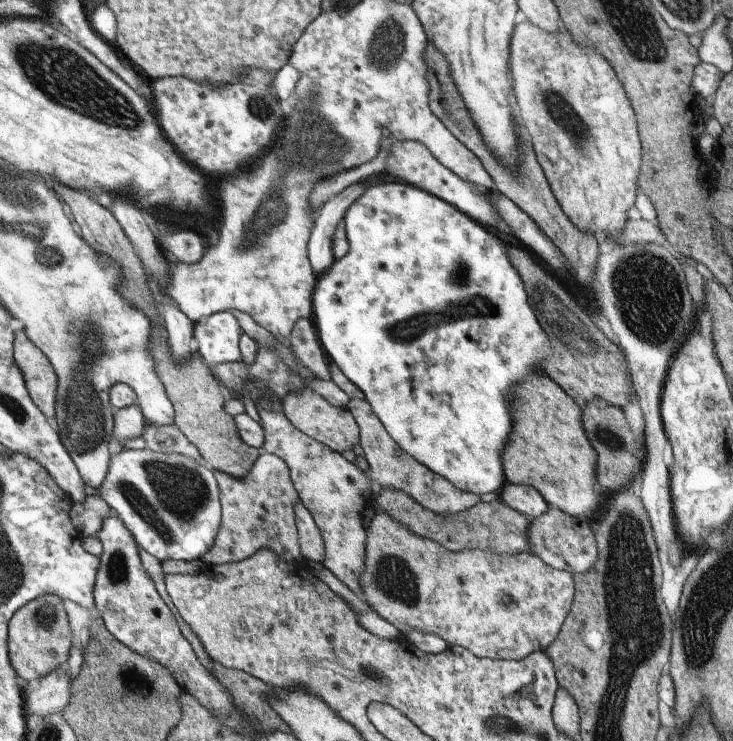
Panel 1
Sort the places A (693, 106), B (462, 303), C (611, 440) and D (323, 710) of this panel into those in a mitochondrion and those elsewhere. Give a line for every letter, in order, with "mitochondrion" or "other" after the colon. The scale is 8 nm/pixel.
A: other
B: mitochondrion
C: mitochondrion
D: other

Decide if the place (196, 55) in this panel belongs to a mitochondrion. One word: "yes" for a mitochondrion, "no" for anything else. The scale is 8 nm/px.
no

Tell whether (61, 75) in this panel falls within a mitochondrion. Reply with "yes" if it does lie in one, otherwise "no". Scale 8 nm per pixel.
yes

